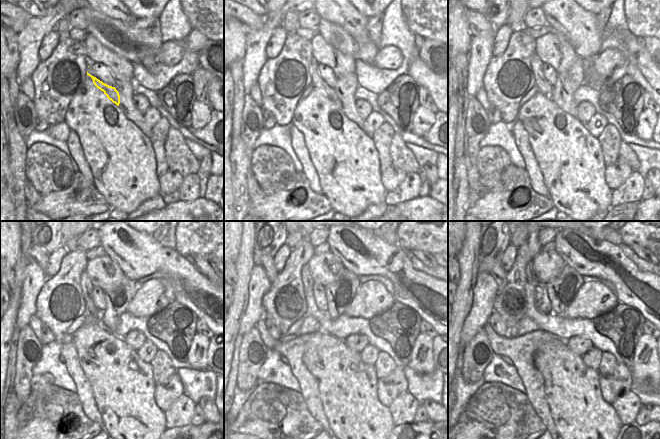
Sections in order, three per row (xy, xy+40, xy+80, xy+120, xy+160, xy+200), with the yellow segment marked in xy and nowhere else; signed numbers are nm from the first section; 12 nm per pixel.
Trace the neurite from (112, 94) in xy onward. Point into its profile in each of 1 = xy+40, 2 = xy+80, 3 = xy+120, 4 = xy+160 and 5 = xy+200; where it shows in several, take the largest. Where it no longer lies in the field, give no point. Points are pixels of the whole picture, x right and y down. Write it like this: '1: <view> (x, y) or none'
1: xy+40 (317, 82)
2: xy+80 (545, 88)
3: xy+120 (86, 285)
4: xy+160 (306, 275)
5: xy+200 (529, 269)

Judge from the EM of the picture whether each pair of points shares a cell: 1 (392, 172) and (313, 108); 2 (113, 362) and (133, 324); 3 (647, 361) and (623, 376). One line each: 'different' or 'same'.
1: different
2: different
3: different

